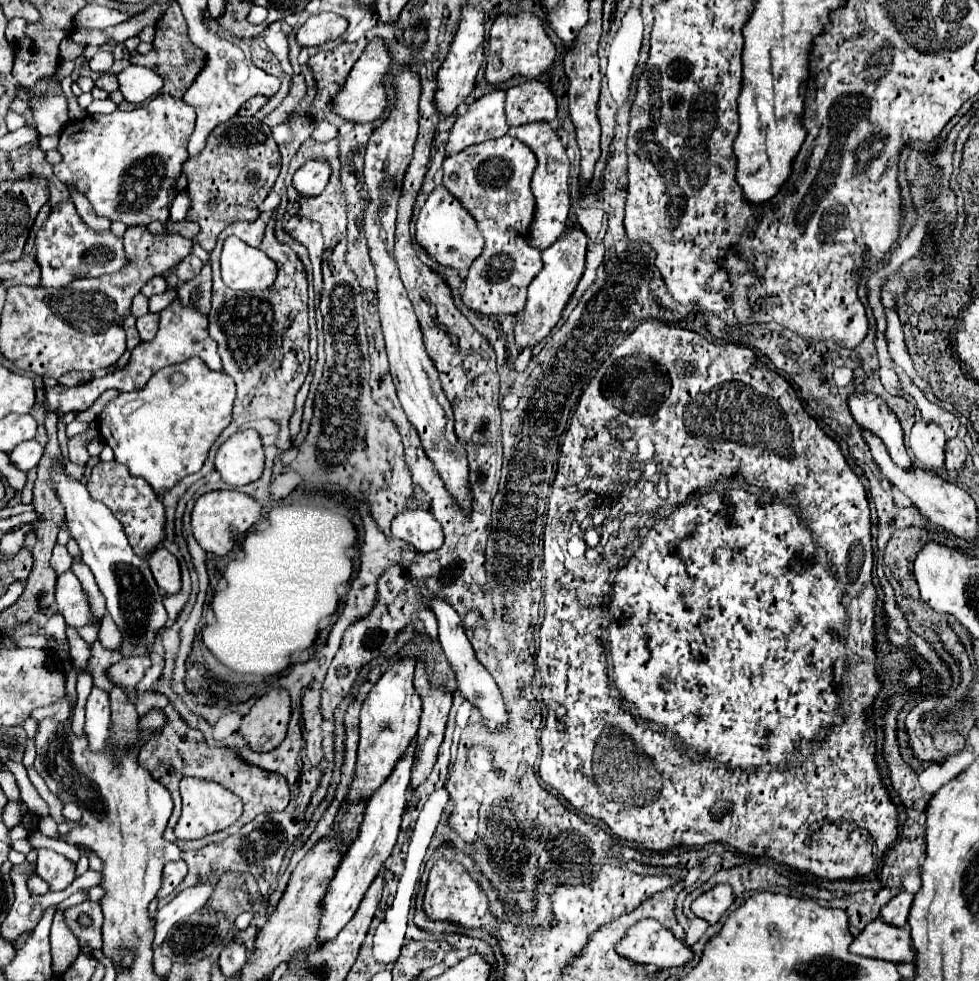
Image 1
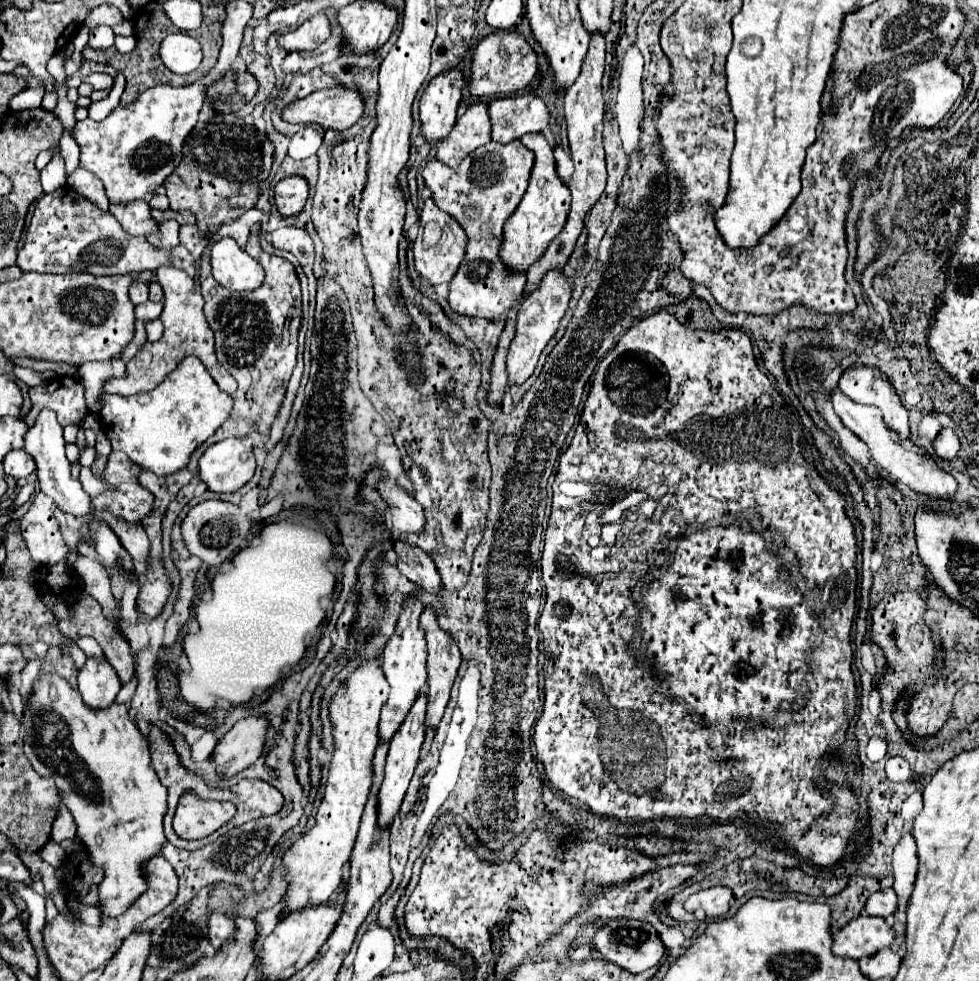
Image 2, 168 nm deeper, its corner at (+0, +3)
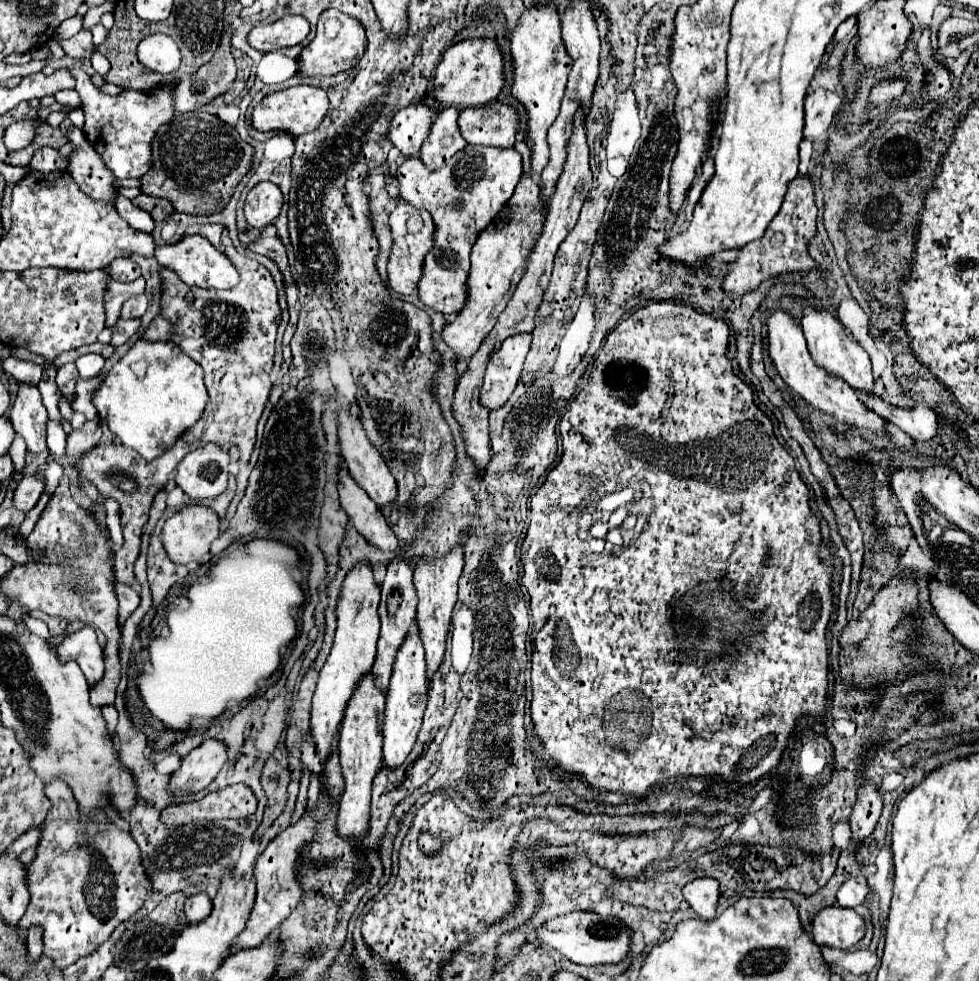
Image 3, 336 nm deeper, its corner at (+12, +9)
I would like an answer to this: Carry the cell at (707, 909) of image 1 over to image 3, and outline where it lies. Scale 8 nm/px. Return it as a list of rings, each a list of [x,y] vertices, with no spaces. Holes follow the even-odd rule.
[[[711,877],[693,879],[683,887],[683,897],[701,919],[713,919],[719,901],[719,883]]]

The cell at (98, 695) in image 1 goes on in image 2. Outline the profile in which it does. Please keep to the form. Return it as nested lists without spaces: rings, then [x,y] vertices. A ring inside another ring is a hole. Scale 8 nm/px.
[[[87,659],[85,667],[79,671],[79,691],[87,707],[93,711],[103,711],[115,703],[121,689],[121,681],[109,663],[99,663]]]

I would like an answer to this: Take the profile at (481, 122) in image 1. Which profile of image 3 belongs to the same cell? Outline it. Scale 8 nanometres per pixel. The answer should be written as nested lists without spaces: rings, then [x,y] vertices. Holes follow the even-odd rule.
[[[453,107],[437,113],[427,139],[421,145],[419,159],[423,161],[425,167],[435,169],[445,165],[457,151],[461,151],[467,145],[459,135],[457,117],[459,117],[459,111]]]

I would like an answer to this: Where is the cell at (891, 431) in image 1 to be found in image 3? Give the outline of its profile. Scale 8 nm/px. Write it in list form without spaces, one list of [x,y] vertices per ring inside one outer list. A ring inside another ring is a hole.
[[[805,307],[803,317],[801,317],[801,327],[803,327],[805,339],[807,339],[809,351],[815,359],[815,363],[819,363],[819,367],[841,377],[847,385],[851,385],[857,391],[873,391],[873,375],[871,375],[869,353],[857,341],[847,337],[845,327],[841,325],[841,321],[835,315],[831,315],[829,311]]]

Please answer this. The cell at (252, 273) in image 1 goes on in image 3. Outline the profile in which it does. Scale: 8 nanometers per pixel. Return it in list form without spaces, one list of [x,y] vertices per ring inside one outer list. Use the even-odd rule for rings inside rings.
[[[189,235],[175,245],[161,245],[155,249],[155,259],[161,267],[175,271],[175,275],[189,287],[213,287],[213,289],[231,289],[239,281],[239,273],[231,267],[231,261],[217,251],[205,237]]]

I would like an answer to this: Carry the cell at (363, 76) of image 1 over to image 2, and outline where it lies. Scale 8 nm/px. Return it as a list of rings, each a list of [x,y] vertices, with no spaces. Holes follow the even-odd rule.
[[[331,87],[311,93],[283,109],[289,123],[317,123],[325,129],[349,129],[363,117],[363,95],[355,87]]]

